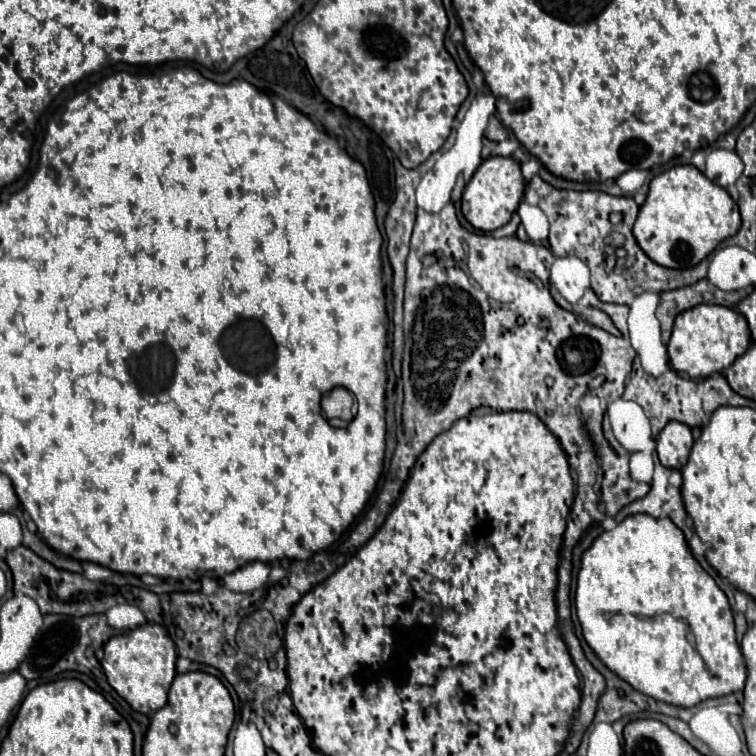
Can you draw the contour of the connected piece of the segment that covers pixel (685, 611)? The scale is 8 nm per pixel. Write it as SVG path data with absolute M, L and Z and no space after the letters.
M646 513L640 515L628 515L622 523L618 523L616 529L612 531L602 531L592 545L582 553L582 565L578 571L578 579L576 579L576 595L574 595L574 603L576 603L576 615L582 627L582 635L586 639L586 643L590 645L590 649L598 655L598 659L612 671L616 673L622 681L628 681L636 691L670 703L670 705L680 705L680 707L694 707L700 701L706 701L710 697L724 697L736 691L744 689L744 681L746 681L746 663L740 651L740 645L736 641L736 633L734 633L734 617L732 617L732 609L728 603L728 597L724 595L724 591L716 585L716 581L700 567L700 563L692 557L688 543L684 539L684 533L668 519L668 517L652 517Z

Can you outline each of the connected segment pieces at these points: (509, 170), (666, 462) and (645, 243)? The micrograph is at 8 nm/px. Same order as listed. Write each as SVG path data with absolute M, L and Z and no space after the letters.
M488 157L482 161L474 177L464 189L462 195L462 213L464 217L480 231L494 231L506 225L512 213L518 209L524 195L524 177L520 173L520 163L512 157Z
M670 421L662 429L656 441L658 441L658 447L656 447L658 459L664 467L682 469L686 465L694 443L688 425L680 425L680 421Z
M676 165L650 181L650 191L634 223L640 249L658 265L688 269L710 255L720 241L740 229L740 211L726 189L712 185L694 165Z

